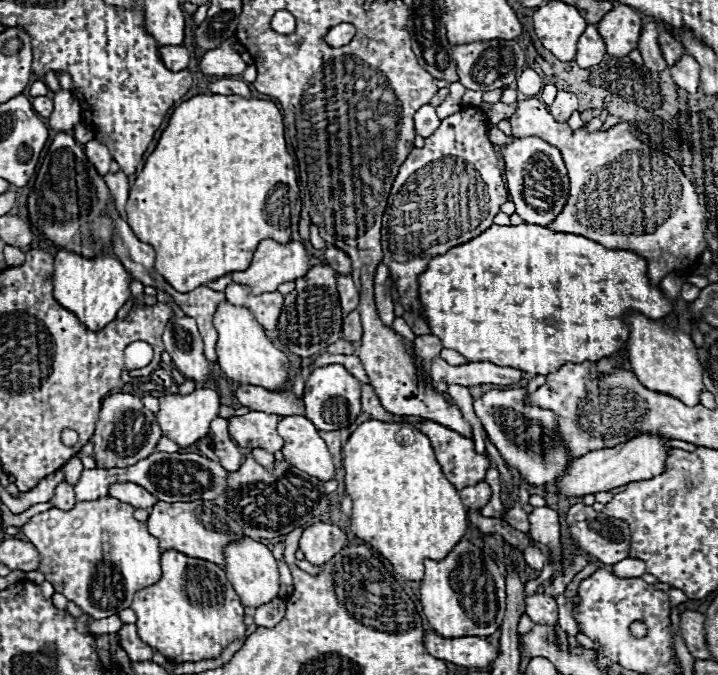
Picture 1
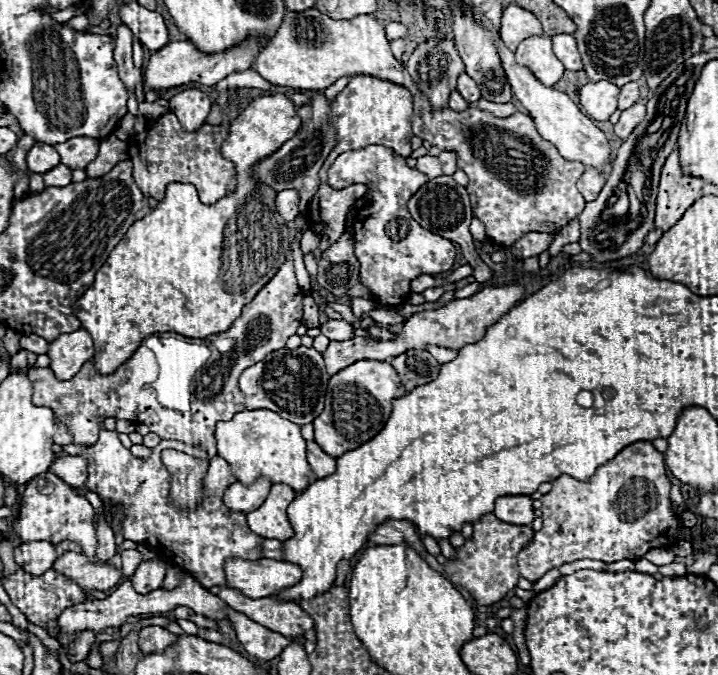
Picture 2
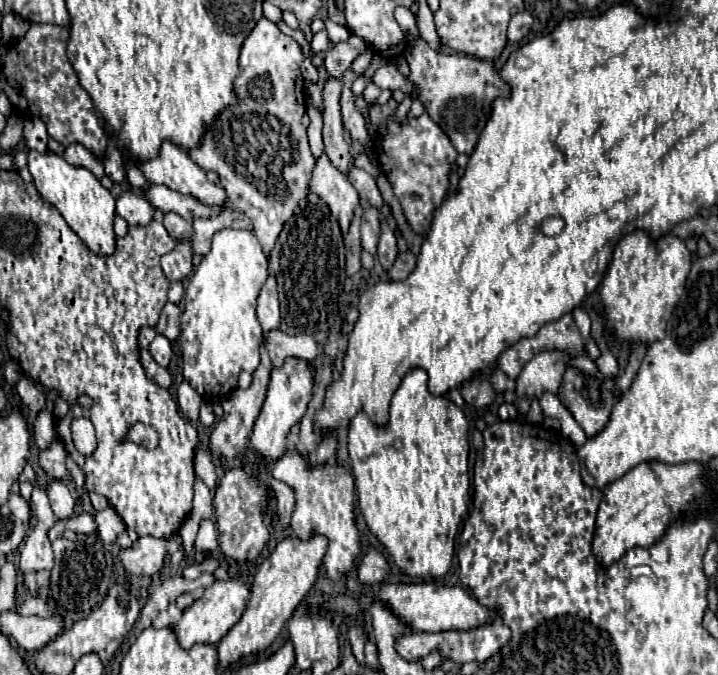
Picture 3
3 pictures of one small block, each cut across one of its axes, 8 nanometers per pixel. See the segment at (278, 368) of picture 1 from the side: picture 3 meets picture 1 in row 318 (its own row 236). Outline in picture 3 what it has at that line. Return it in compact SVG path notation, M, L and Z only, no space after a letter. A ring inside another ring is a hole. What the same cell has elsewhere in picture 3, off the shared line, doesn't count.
M224 228L214 234L212 250L204 256L194 276L188 282L182 310L182 374L184 380L200 392L204 400L214 400L222 396L230 396L236 390L238 374L242 370L254 372L260 364L260 344L262 344L262 328L256 320L256 298L262 284L268 278L268 258L258 242L258 238L250 230L234 230Z

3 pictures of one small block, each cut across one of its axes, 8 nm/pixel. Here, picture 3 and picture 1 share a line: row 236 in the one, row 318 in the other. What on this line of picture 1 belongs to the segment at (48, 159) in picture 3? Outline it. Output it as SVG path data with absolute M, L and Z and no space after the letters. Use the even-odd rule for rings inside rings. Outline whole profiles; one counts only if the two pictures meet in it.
M62 248L54 260L54 298L64 308L74 312L84 326L88 326L90 330L102 330L128 302L130 274L122 266L122 262L106 248L94 258L86 258Z

